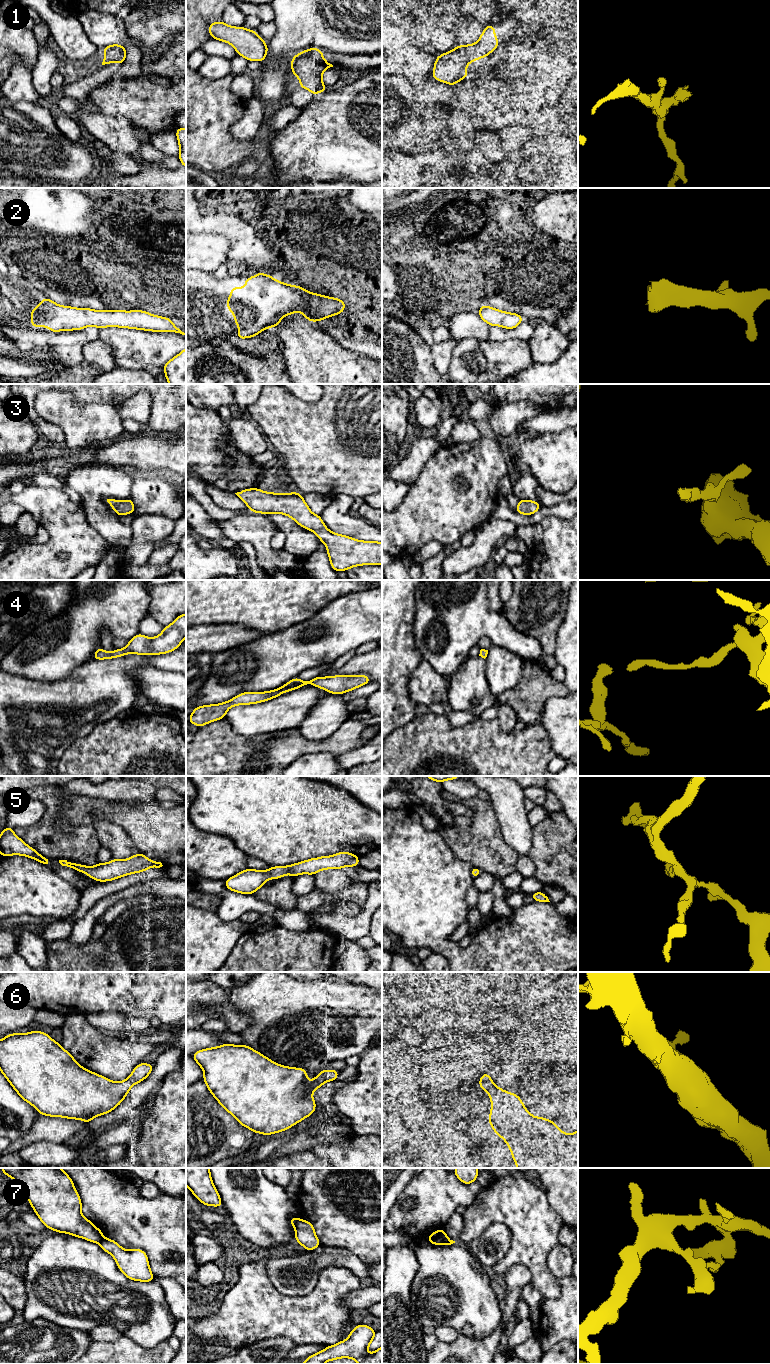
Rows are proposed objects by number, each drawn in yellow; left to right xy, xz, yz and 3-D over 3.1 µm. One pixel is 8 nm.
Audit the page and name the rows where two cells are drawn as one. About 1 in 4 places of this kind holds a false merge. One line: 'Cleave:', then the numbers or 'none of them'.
Cleave: 7

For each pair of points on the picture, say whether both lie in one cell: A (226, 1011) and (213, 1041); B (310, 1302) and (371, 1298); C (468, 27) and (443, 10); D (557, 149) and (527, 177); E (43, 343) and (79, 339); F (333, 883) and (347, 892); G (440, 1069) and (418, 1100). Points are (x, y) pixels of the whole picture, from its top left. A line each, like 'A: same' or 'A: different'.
A: different
B: different
C: different
D: same
E: same
F: different
G: same

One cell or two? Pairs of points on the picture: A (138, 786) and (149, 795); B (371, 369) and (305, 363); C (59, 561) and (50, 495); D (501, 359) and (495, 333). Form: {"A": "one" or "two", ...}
{"A": "one", "B": "one", "C": "one", "D": "two"}

